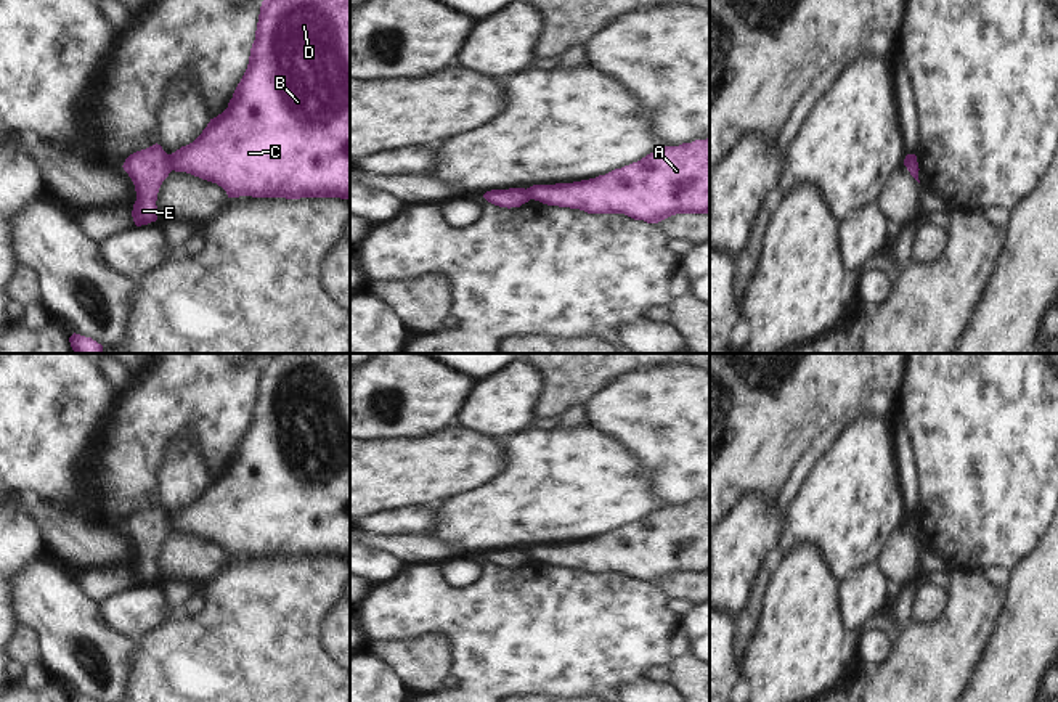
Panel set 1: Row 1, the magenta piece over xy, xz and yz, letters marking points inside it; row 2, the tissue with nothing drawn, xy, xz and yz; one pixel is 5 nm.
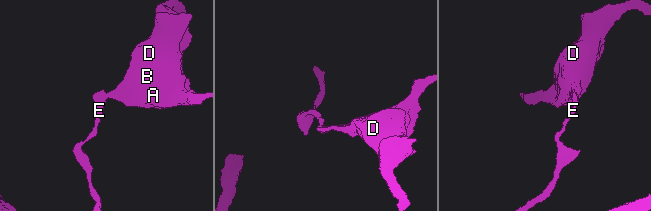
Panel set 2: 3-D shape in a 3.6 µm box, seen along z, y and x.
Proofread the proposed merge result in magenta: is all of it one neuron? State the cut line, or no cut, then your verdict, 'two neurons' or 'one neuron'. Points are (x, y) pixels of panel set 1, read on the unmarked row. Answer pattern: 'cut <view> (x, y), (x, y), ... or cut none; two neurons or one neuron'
cut xy (167, 514), (172, 529); two neurons

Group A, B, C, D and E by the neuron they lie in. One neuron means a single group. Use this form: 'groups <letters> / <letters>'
groups A B C D / E

